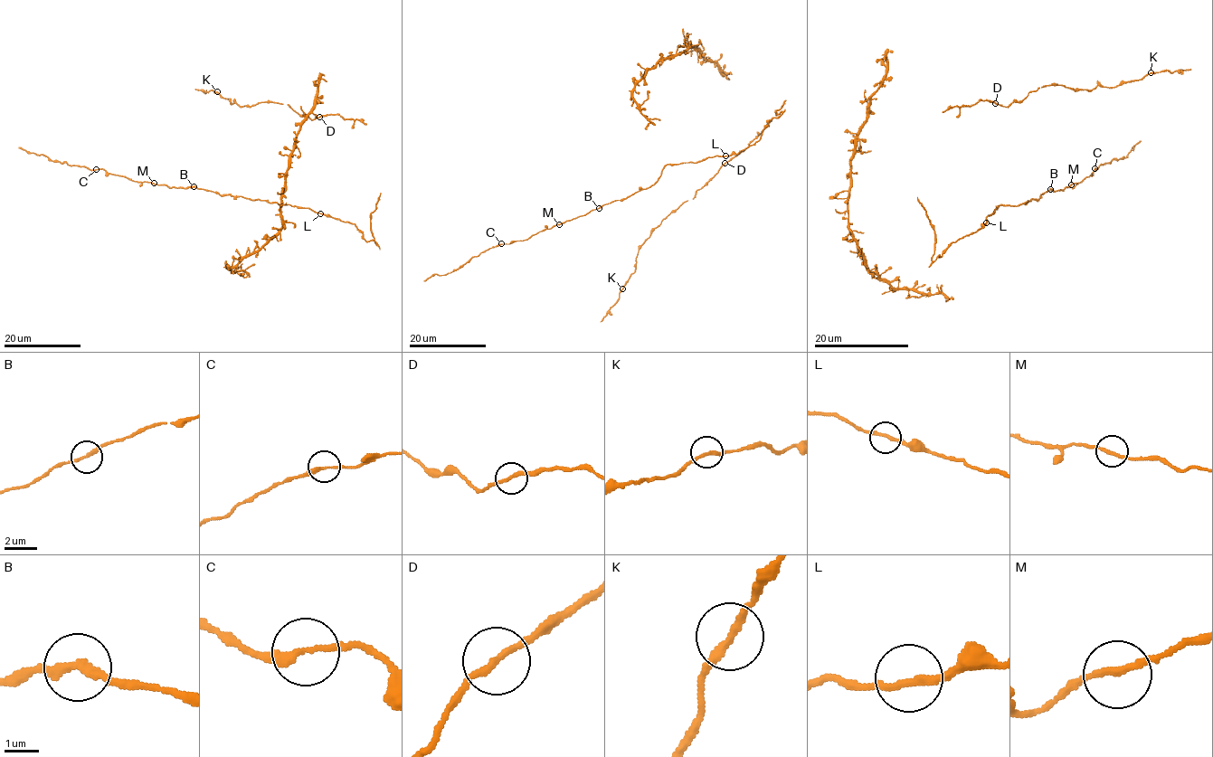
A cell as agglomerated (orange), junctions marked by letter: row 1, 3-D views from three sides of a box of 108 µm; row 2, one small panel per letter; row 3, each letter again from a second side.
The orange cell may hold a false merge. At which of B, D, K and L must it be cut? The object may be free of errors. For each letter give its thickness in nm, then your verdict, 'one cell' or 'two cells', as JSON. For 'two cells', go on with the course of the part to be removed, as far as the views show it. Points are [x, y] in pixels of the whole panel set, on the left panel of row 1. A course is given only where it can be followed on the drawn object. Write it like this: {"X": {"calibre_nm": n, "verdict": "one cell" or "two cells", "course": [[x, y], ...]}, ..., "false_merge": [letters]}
{"B": {"calibre_nm": 240, "verdict": "one cell"}, "D": {"calibre_nm": 200, "verdict": "one cell"}, "K": {"calibre_nm": 200, "verdict": "one cell"}, "L": {"calibre_nm": 200, "verdict": "one cell"}, "false_merge": []}

